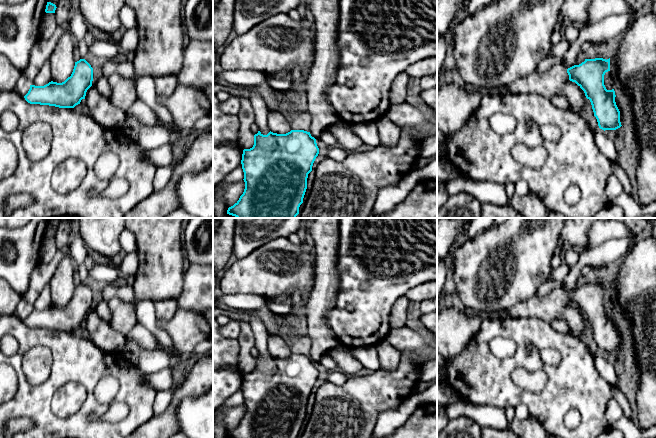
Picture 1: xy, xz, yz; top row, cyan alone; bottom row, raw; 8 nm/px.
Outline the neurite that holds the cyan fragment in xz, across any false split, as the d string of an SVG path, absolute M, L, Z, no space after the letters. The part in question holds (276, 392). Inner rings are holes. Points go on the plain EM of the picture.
M312 218L307 223L308 232L314 244L311 247L315 255L315 284L311 294L304 302L304 313L307 318L307 336L311 339L310 355L291 354L286 358L269 356L263 359L260 355L254 359L254 369L244 373L242 378L242 393L244 396L245 413L239 424L228 432L227 438L299 438L299 431L307 413L308 398L319 378L316 364L326 353L334 348L338 339L333 330L326 324L329 311L334 307L340 291L340 276L337 270L337 256L340 238L340 218Z

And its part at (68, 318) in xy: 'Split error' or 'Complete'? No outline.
Split error

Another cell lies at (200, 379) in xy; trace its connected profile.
M213 354L200 355L183 385L173 391L169 407L160 415L154 415L149 421L137 428L126 438L170 438L178 433L176 407L186 396L199 396L213 387Z

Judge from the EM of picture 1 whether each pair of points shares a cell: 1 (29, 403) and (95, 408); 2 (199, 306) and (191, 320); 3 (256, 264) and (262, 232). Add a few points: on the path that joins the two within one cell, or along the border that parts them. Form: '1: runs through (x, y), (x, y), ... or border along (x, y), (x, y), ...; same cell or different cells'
1: runs through (45, 418), (51, 424), (77, 424), (79, 422); same cell
2: border along (178, 307), (202, 314); different cells
3: border along (281, 238), (270, 240), (238, 258); different cells

